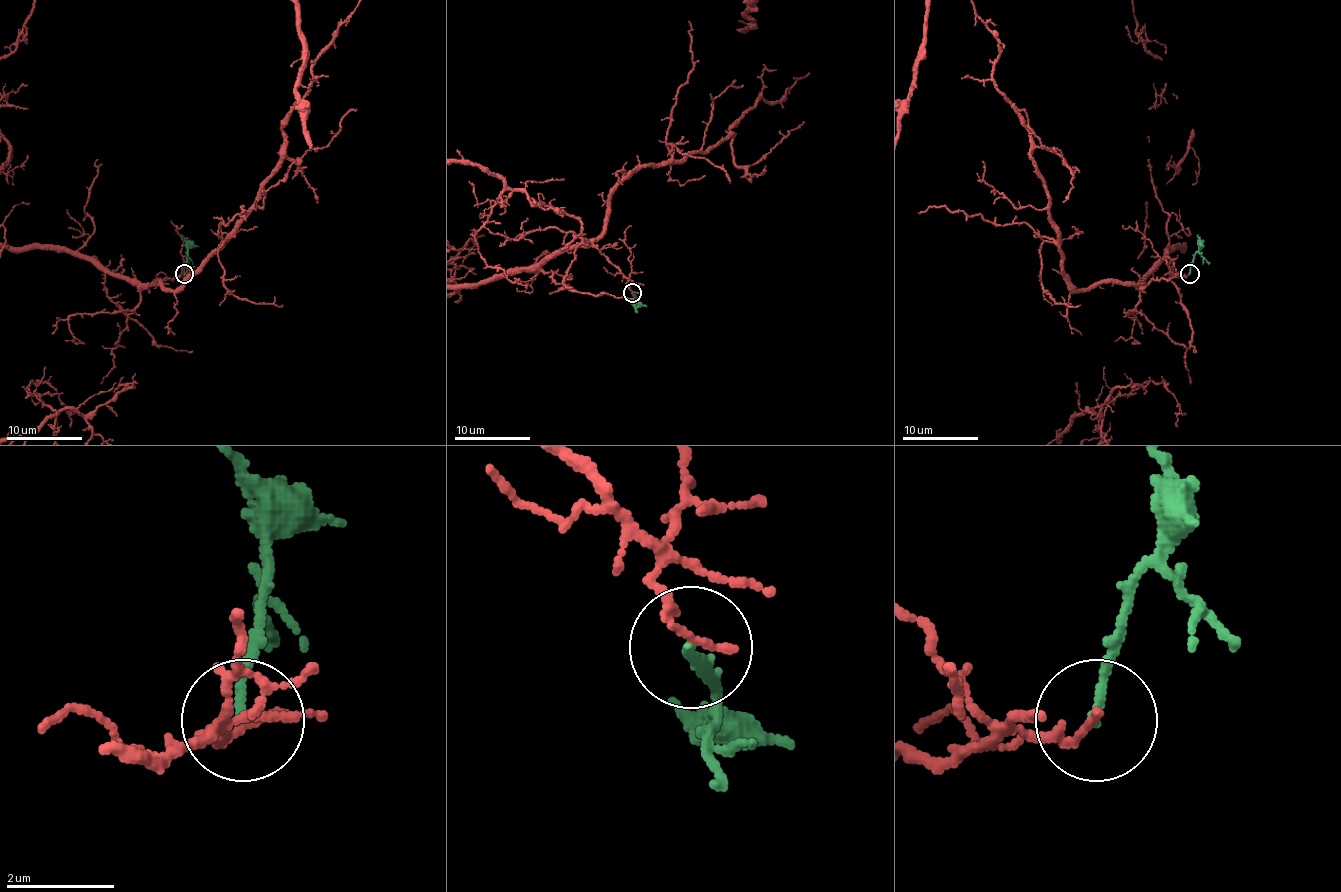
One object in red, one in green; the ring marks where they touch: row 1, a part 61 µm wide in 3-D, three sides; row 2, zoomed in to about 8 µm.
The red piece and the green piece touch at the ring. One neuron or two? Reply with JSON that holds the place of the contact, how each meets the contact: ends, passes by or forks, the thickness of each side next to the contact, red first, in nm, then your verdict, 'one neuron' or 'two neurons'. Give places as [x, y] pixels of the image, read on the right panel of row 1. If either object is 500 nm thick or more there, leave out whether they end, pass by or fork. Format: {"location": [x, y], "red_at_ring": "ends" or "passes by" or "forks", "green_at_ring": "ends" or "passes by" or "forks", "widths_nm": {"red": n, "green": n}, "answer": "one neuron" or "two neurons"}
{"location": [1189, 274], "red_at_ring": "ends", "green_at_ring": "ends", "widths_nm": {"red": 160, "green": 170}, "answer": "two neurons"}

